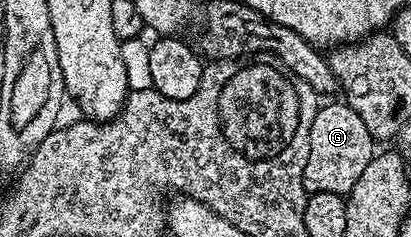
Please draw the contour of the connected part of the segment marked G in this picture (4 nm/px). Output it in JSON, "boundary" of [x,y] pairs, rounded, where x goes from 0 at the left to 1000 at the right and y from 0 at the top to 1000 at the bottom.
{"boundary":[[[813,430],[786,435],[774,460],[769,498],[759,498],[759,549],[749,599],[749,684],[740,684],[735,764],[740,768],[740,802],[749,819],[776,810],[779,819],[842,827],[856,802],[856,785],[866,785],[876,734],[886,734],[895,684],[905,684],[905,667],[915,650],[915,599],[905,582],[905,565],[895,565],[895,532],[886,532],[876,481],[866,481],[866,464],[849,456],[839,430],[803,435]]]}

